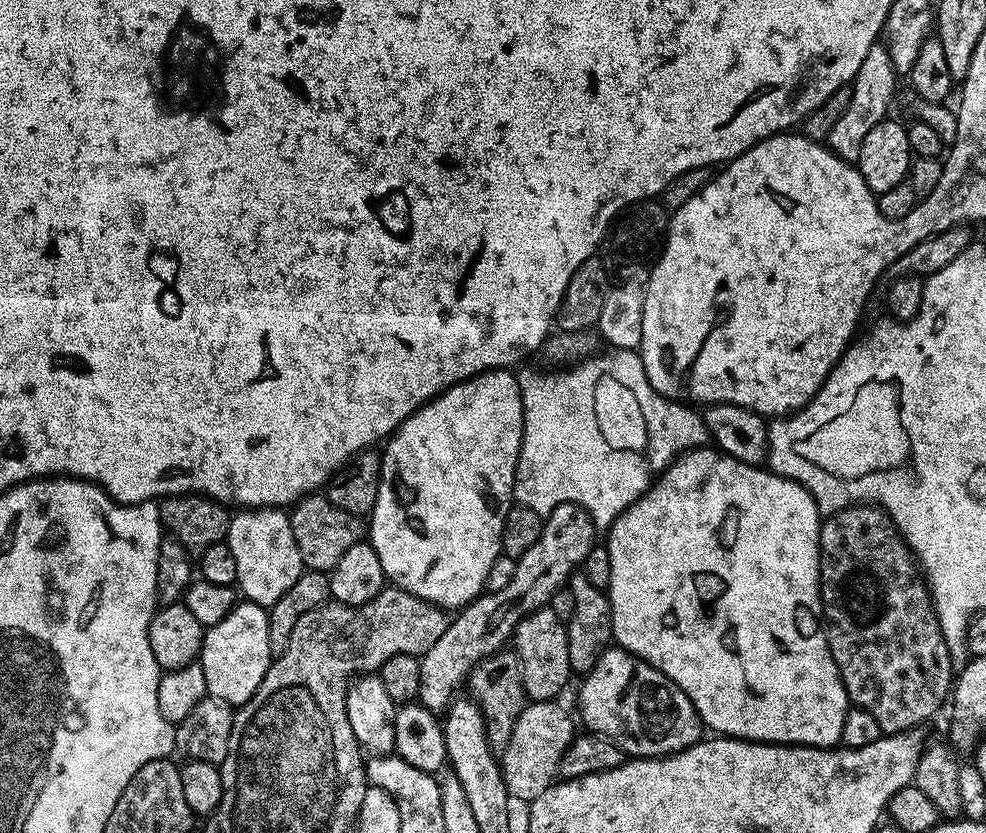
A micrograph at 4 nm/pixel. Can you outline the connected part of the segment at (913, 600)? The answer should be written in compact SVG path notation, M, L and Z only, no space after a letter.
M852 504L848 508L843 508L842 510L838 510L837 512L831 513L821 523L820 525L820 601L822 602L822 606L824 607L824 622L826 625L826 631L828 633L828 649L830 650L830 654L834 658L834 662L838 666L838 674L842 678L842 682L844 683L844 689L846 690L846 694L848 695L849 701L855 707L861 708L862 710L869 711L870 714L874 714L874 718L878 721L878 726L880 727L881 733L884 734L895 734L897 732L910 732L916 729L919 729L919 724L924 724L928 719L931 718L932 715L935 714L936 711L939 710L940 707L945 707L946 701L949 699L950 693L954 687L954 668L952 672L952 667L954 667L954 661L952 655L948 652L948 647L946 646L946 638L942 638L942 626L938 622L938 614L934 610L934 606L932 605L932 594L928 591L928 585L918 567L918 561L915 556L912 555L912 552L909 550L908 545L905 544L904 539L901 538L900 533L897 532L896 527L892 525L892 519L888 517L887 512L884 511L883 508L875 505L875 504Z

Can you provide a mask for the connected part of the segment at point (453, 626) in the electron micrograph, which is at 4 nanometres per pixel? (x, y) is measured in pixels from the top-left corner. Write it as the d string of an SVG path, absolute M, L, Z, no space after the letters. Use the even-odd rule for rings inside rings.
M560 504L549 512L538 542L515 560L514 578L510 578L506 590L485 591L459 609L454 618L449 619L446 634L420 657L422 686L418 702L421 706L437 714L443 713L459 693L456 691L465 687L477 662L501 651L507 645L504 643L515 637L522 618L551 605L556 591L567 585L569 576L583 565L586 554L597 547L596 536L598 530L582 506Z

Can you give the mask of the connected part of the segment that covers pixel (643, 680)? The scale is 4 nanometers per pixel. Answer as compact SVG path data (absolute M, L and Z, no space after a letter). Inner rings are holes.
M609 646L602 658L598 658L598 662L581 680L584 680L580 684L580 716L584 719L583 727L589 732L610 738L629 757L670 756L700 743L702 725L690 698L686 698L684 691L670 682L666 674L662 674L645 660L639 660L633 652L626 652L619 646Z

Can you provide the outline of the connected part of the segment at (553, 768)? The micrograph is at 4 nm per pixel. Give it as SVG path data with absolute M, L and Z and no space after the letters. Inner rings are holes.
M546 700L525 703L522 714L514 722L514 734L510 734L510 742L502 749L504 781L513 801L534 801L552 787L560 771L562 754L566 754L566 748L577 732L578 728L572 725L571 714L560 702Z

